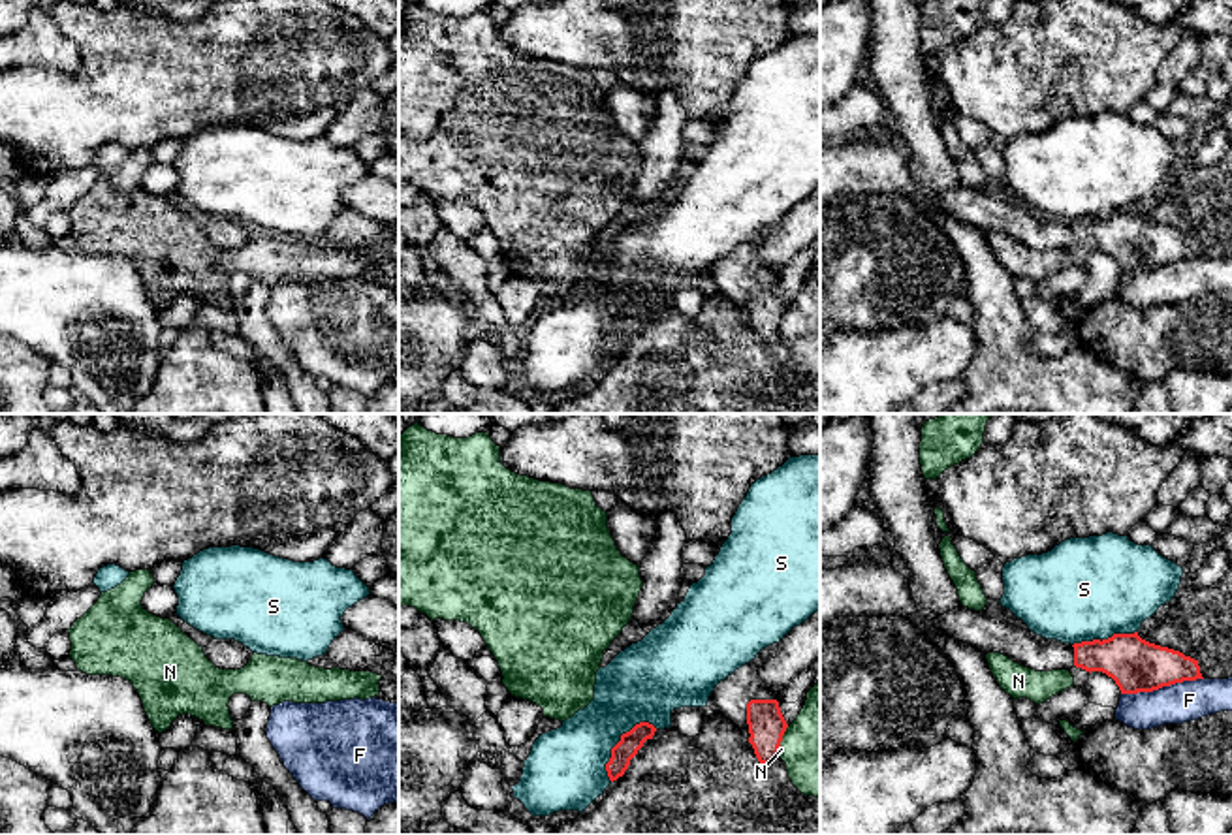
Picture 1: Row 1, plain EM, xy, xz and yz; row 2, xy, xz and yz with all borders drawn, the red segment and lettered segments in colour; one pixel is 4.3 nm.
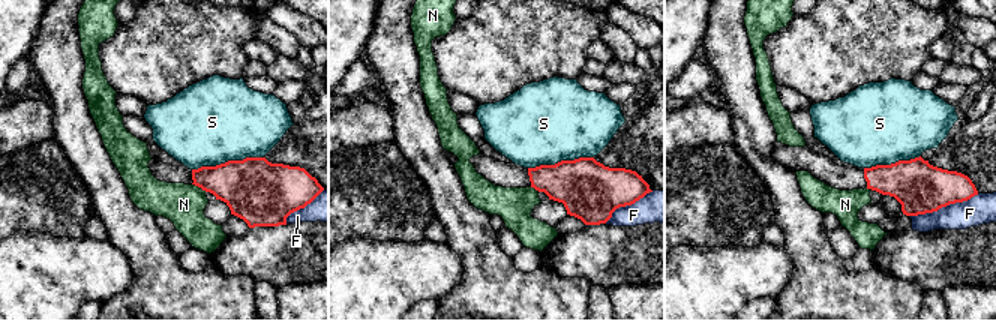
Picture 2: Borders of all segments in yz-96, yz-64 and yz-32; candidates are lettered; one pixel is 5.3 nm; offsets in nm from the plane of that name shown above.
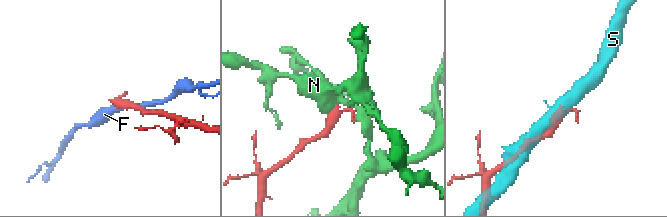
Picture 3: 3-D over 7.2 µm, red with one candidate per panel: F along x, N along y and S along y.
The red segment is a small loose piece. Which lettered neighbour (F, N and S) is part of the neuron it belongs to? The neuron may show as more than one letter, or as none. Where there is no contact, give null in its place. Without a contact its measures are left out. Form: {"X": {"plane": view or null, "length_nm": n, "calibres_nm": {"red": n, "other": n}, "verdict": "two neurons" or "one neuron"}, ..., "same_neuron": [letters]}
{"F": {"plane": "yz", "length_nm": 360, "calibres_nm": {"red": 220, "other": 170}, "verdict": "two neurons"}, "N": {"plane": "xz", "length_nm": 140, "calibres_nm": {"red": 160, "other": 320}, "verdict": "two neurons"}, "S": {"plane": "xz", "length_nm": 320, "calibres_nm": {"red": 90, "other": 340}, "verdict": "two neurons"}, "same_neuron": []}

